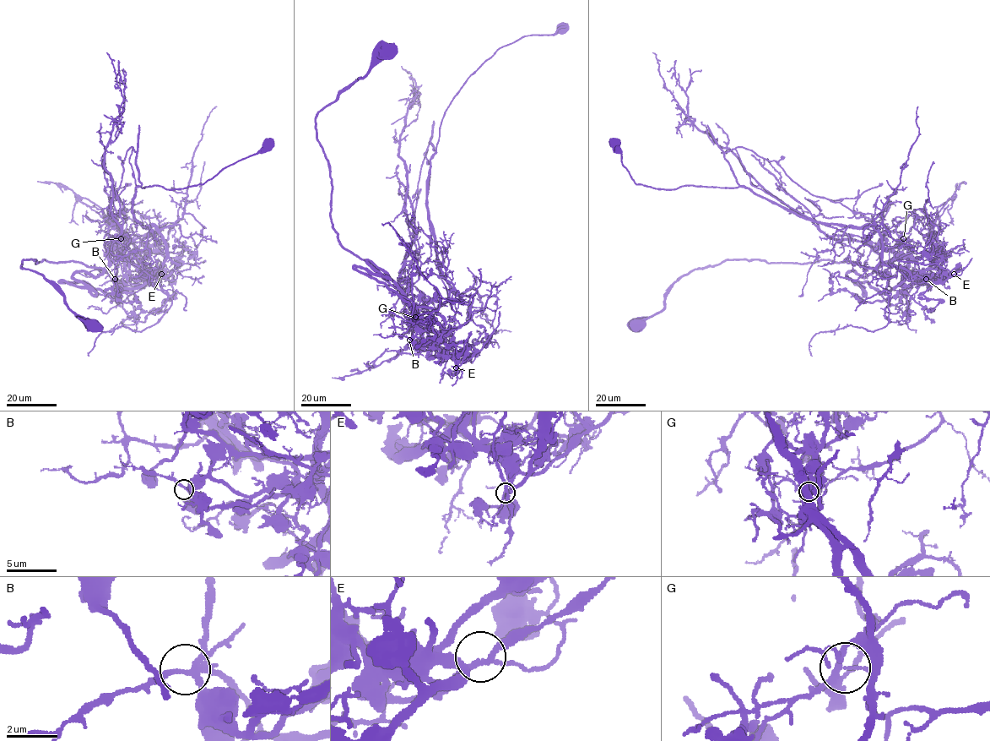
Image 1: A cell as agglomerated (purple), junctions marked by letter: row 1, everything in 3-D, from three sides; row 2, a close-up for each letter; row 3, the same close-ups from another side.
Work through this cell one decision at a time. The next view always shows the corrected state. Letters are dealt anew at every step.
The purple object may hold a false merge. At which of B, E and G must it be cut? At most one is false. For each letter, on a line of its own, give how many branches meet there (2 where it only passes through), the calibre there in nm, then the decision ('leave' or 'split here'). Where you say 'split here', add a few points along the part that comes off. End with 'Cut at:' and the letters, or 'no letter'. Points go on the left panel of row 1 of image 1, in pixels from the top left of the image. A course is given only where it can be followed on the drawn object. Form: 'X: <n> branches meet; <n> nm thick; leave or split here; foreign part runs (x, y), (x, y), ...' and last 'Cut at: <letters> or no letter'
B: 5 branches meet; 240 nm thick; leave
E: 5 branches meet; 180 nm thick; leave
G: 5 branches meet; 220 nm thick; split here
Cut at: G

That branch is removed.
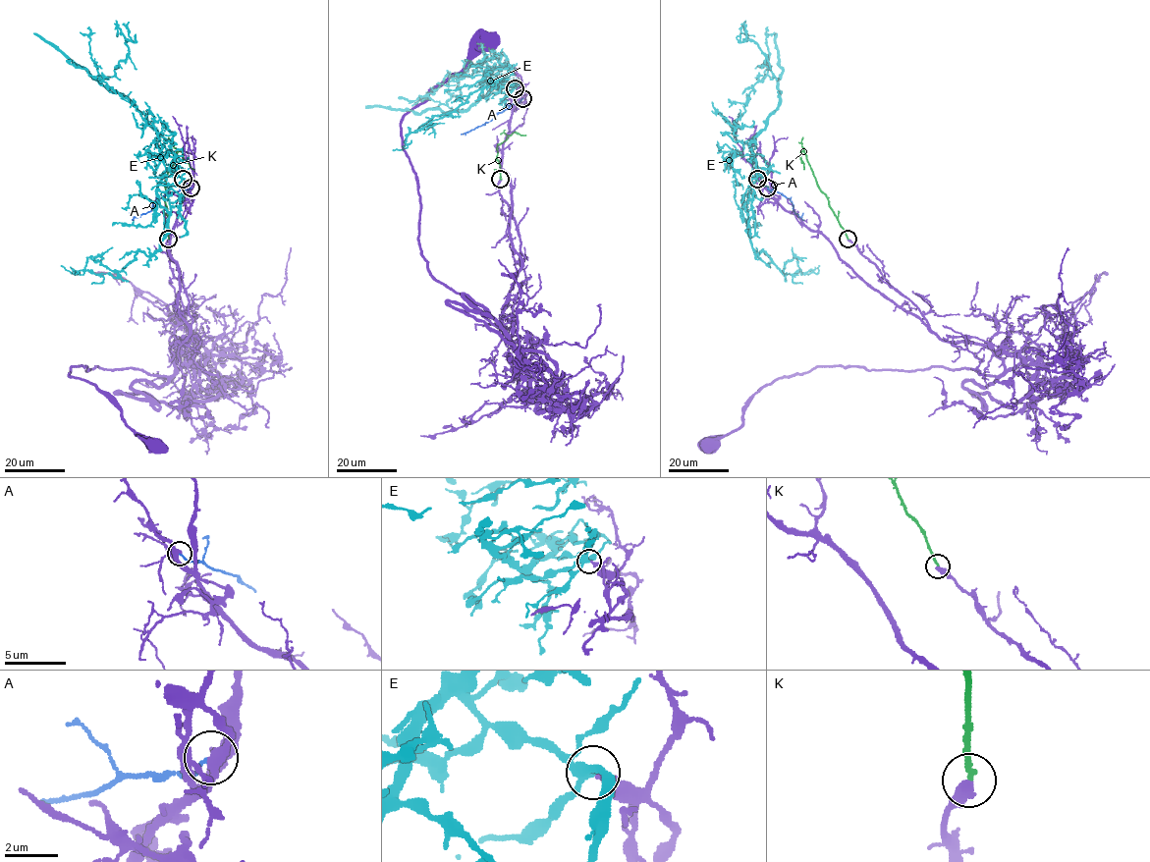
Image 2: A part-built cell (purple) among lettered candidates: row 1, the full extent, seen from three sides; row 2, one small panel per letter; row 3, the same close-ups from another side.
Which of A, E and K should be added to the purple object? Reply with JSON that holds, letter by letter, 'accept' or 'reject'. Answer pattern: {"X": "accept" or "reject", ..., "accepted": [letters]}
{"A": "reject", "E": "reject", "K": "accept", "accepted": ["K"]}

